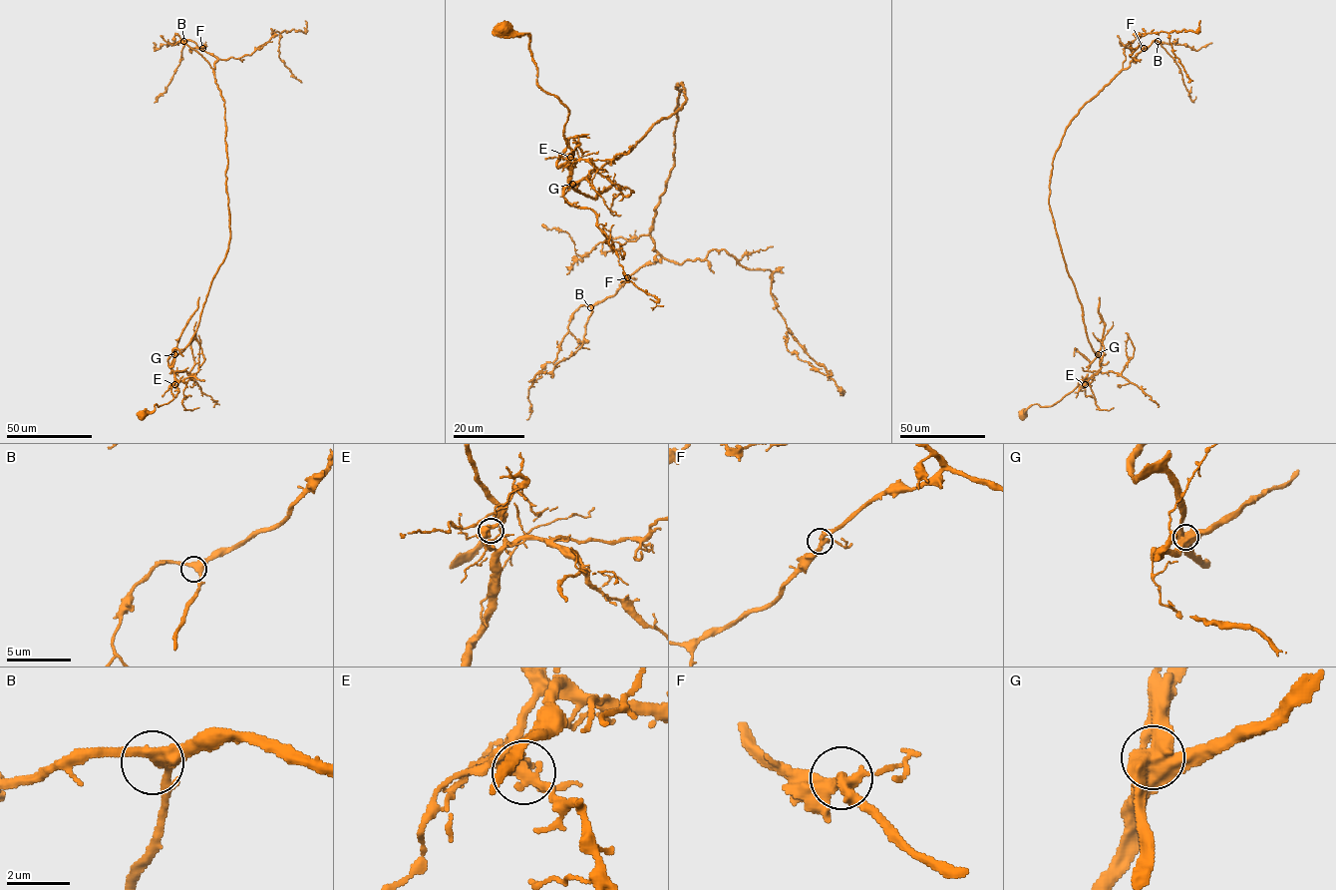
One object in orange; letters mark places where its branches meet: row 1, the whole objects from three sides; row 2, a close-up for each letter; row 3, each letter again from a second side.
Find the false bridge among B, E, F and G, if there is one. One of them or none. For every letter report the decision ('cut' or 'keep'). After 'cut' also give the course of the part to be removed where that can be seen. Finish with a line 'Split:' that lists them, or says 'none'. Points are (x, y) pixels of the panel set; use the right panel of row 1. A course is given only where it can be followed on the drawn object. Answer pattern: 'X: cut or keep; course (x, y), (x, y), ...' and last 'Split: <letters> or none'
B: keep
E: keep
F: keep
G: cut; course (1098, 354), (1104, 327), (1098, 312), (1099, 297)
Split: G

